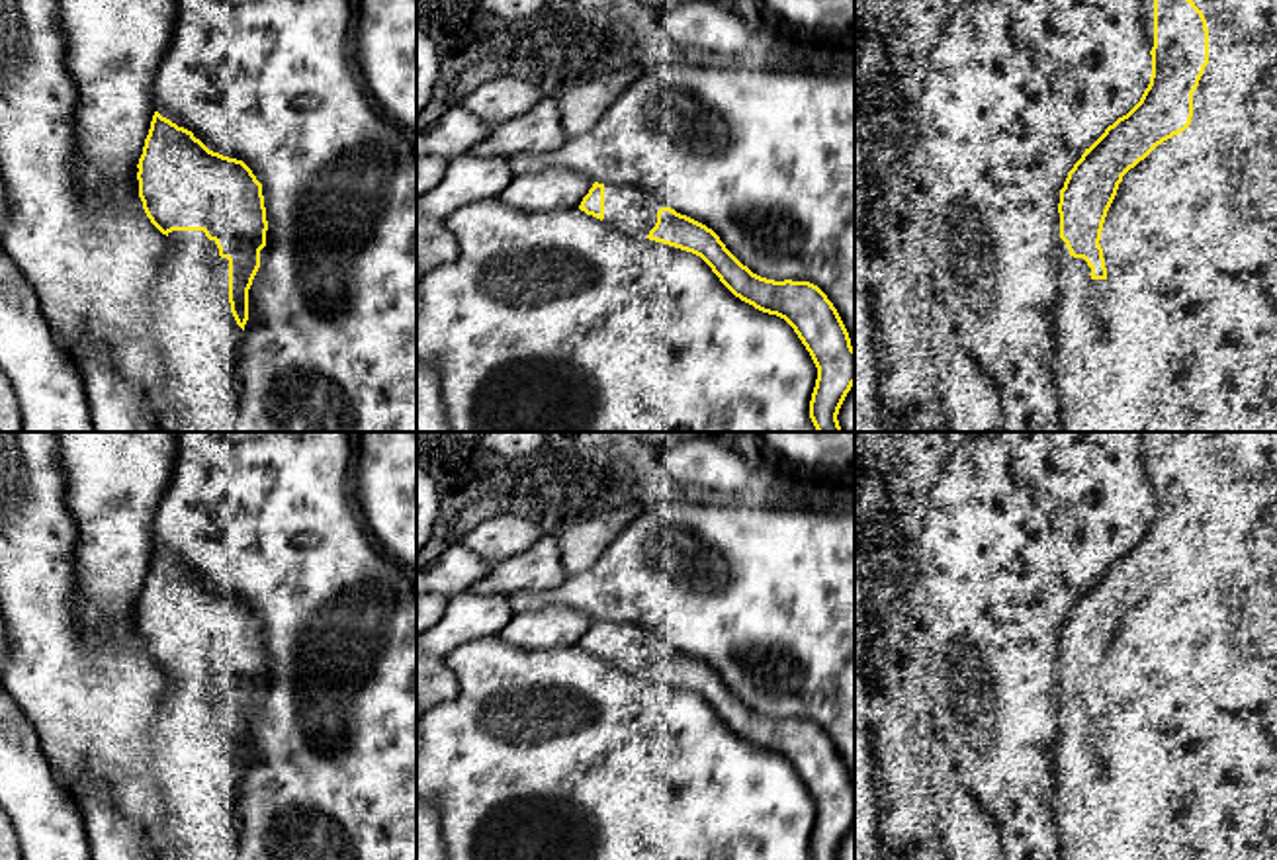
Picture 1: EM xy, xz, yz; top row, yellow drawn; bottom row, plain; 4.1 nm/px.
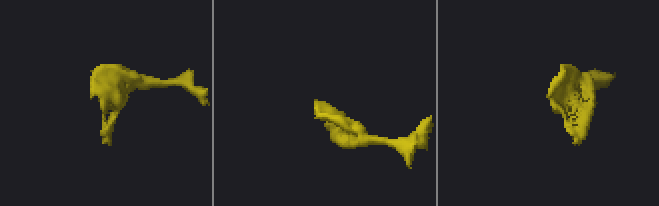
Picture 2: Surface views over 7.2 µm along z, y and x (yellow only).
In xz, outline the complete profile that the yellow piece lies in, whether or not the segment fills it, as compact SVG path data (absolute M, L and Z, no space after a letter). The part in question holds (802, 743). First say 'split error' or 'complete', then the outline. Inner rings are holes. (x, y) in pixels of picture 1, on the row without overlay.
complete; M671 645L657 649L647 676L700 694L735 735L784 756L817 805L810 838L812 860L839 860L839 846L855 823L855 786L837 747L817 723L753 711L712 666Z

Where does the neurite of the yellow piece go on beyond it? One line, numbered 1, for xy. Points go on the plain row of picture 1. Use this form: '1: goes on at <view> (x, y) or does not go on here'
1: does not go on here

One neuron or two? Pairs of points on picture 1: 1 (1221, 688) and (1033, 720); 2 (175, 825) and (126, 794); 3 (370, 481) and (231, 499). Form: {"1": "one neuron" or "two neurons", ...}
{"1": "two neurons", "2": "one neuron", "3": "two neurons"}

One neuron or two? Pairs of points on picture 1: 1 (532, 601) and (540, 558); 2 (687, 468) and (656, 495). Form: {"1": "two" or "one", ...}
{"1": "two", "2": "two"}

